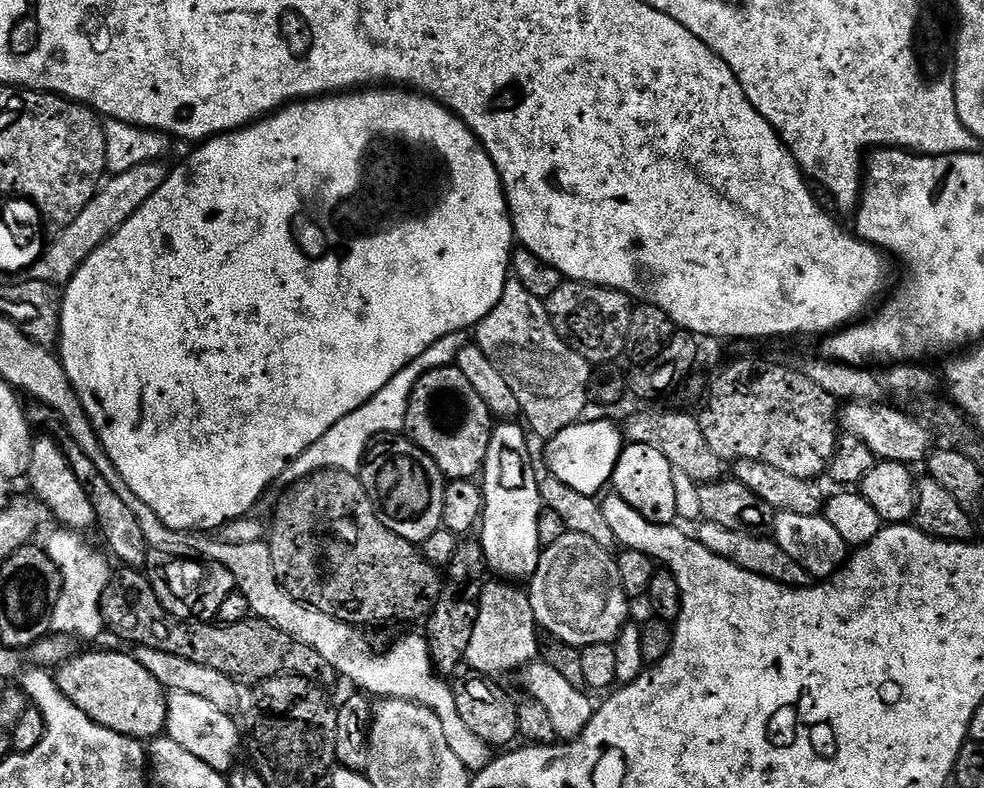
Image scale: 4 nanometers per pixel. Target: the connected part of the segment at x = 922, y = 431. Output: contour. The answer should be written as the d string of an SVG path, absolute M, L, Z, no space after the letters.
M853 404L843 405L838 416L838 424L847 435L858 438L866 446L870 446L873 457L877 461L889 460L909 466L923 461L933 451L933 433L927 424L916 419L915 415L899 412L899 407L890 404Z

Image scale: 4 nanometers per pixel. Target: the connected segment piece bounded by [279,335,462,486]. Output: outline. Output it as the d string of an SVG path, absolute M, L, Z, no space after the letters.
M459 335L447 336L434 346L430 346L430 350L426 350L426 354L414 358L414 362L410 362L410 366L398 370L398 374L394 374L394 378L390 378L390 382L382 390L378 390L378 394L374 394L374 398L370 398L370 402L358 406L358 410L354 410L354 414L346 414L346 418L342 418L342 422L330 426L330 430L326 430L326 434L322 434L322 438L318 438L318 442L314 442L314 446L310 446L298 458L294 458L294 462L290 462L287 470L280 475L279 483L291 486L300 480L305 480L307 476L313 476L316 472L326 472L329 468L338 472L359 473L364 457L373 441L385 434L399 433L403 429L408 399L412 397L416 383L430 370L449 367L461 351L462 340Z

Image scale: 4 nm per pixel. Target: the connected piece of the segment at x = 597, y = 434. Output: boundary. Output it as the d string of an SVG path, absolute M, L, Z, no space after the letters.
M587 420L570 425L547 441L547 471L566 482L566 486L578 490L578 494L596 496L605 491L604 487L609 487L620 453L626 447L626 440L621 429L617 425L615 428L610 421Z

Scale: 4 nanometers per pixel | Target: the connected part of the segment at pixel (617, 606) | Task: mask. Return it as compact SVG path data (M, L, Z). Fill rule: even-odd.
M569 531L562 538L558 538L554 546L543 549L540 553L538 570L530 578L526 591L533 604L537 625L544 632L548 631L559 643L572 644L581 650L591 644L611 644L619 640L620 631L630 620L628 616L630 598L620 581L613 553L598 546L594 538L586 538L586 534L574 534Z

